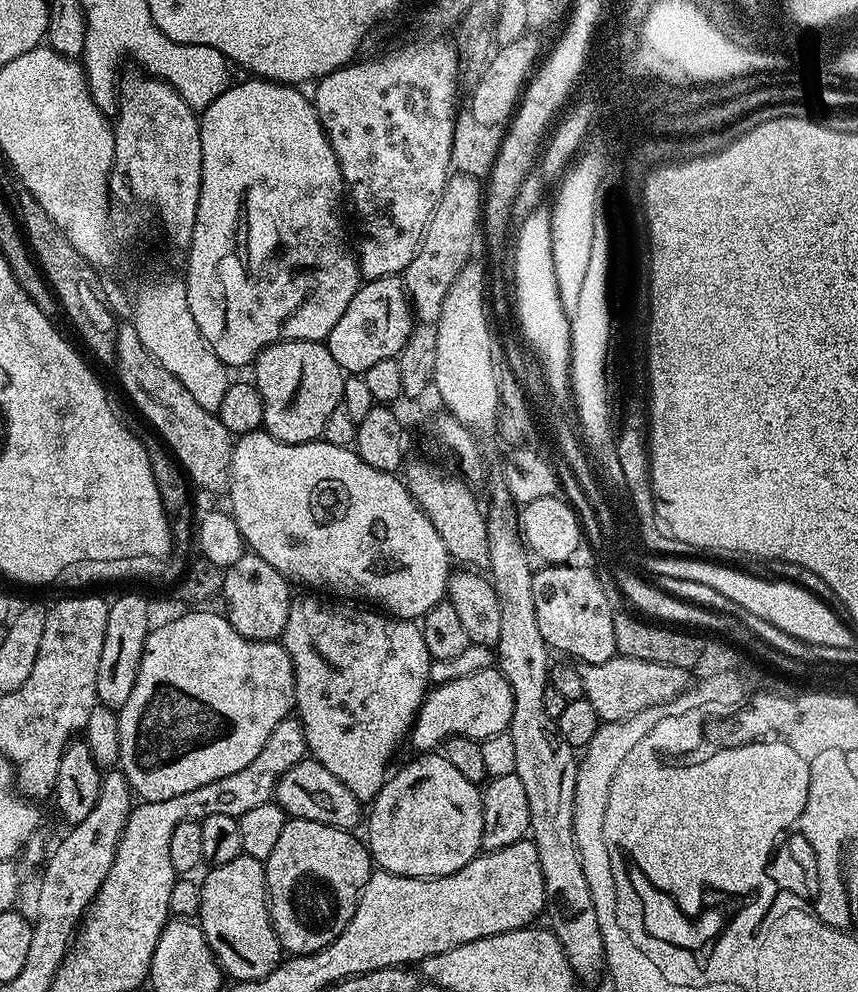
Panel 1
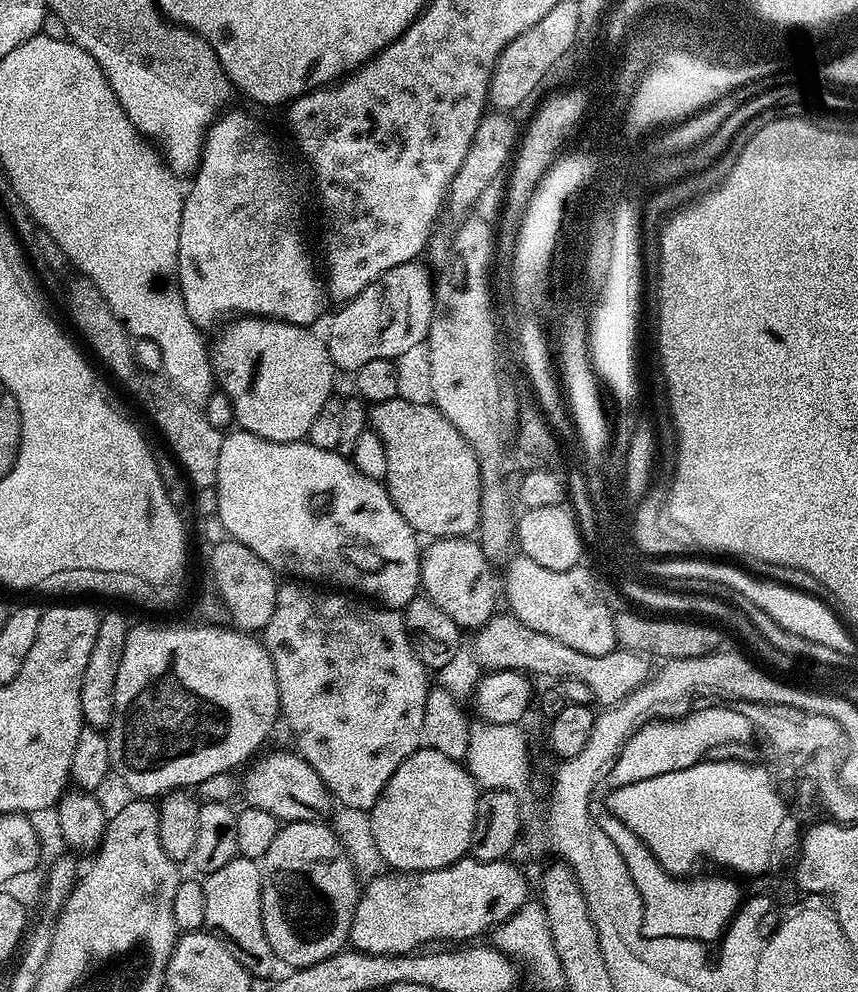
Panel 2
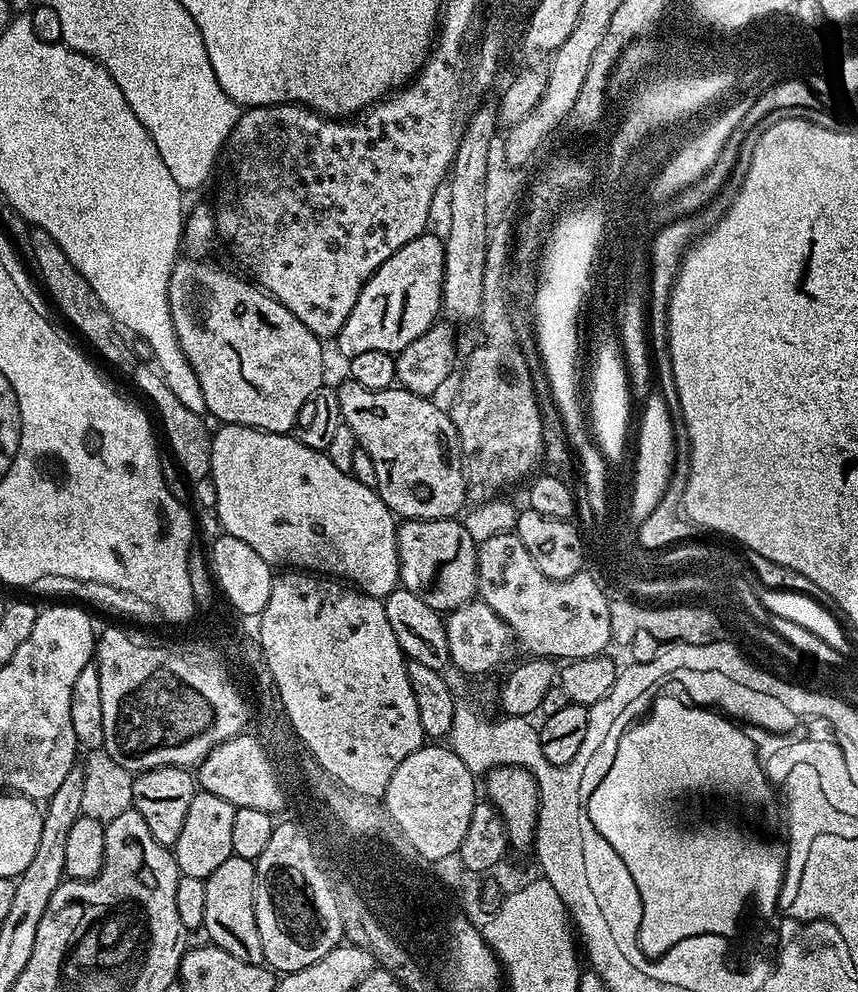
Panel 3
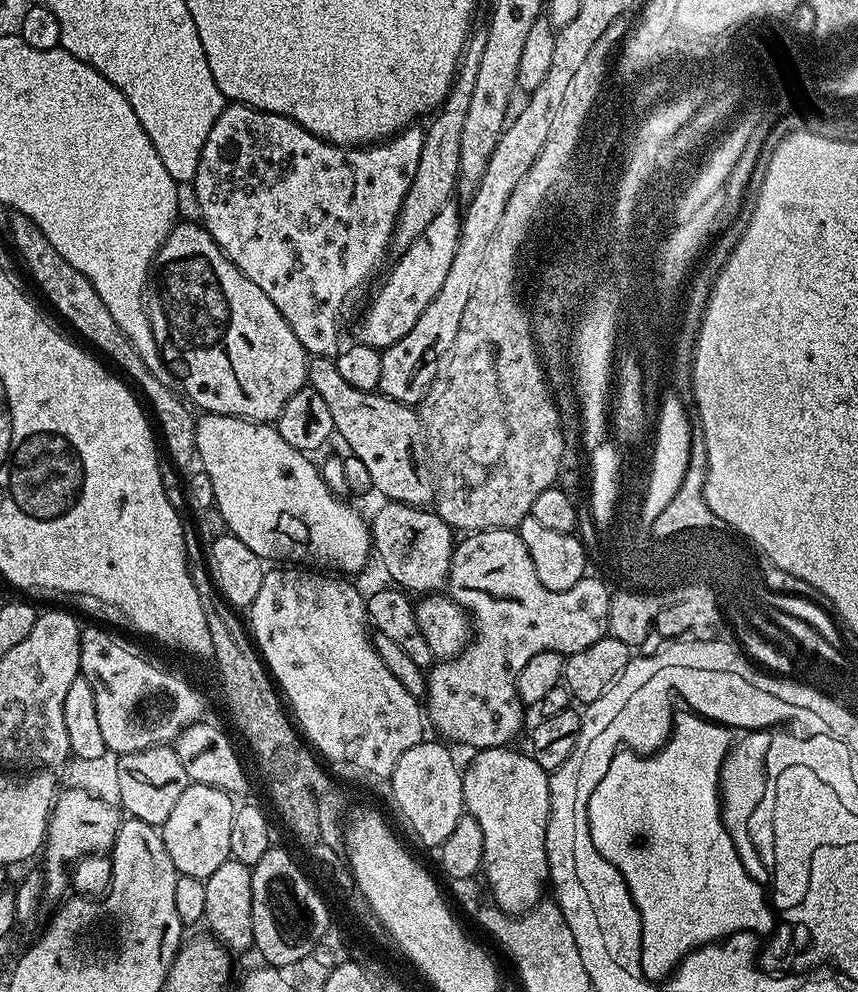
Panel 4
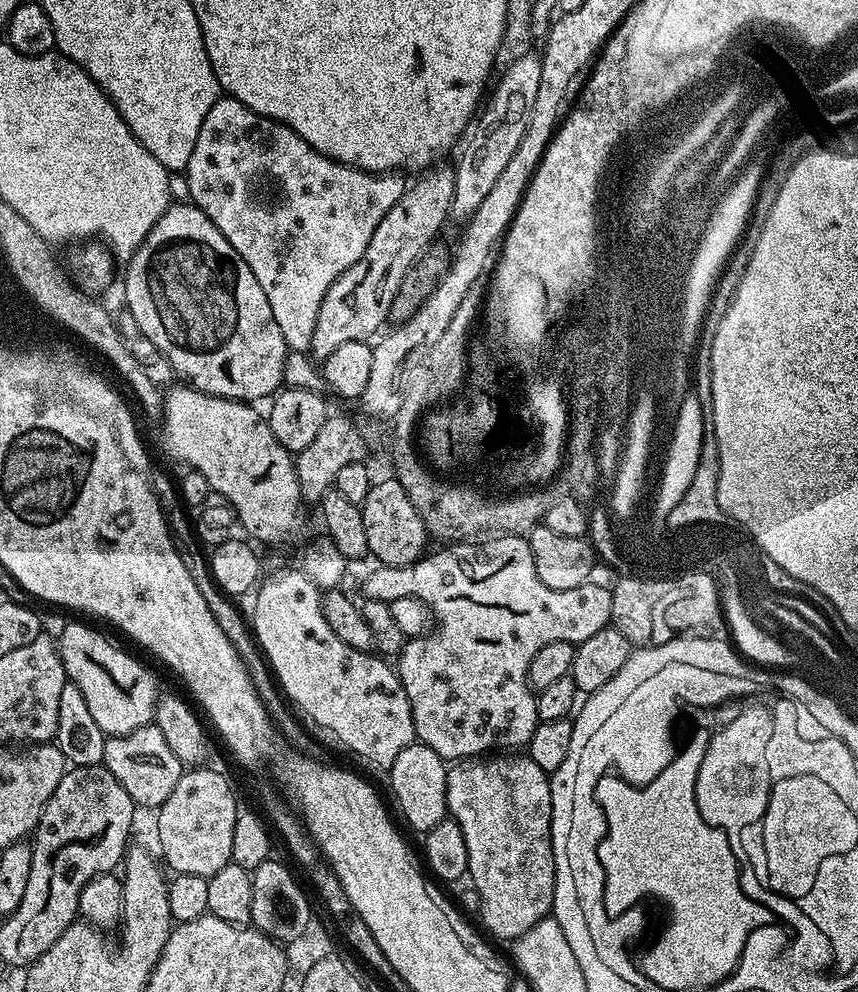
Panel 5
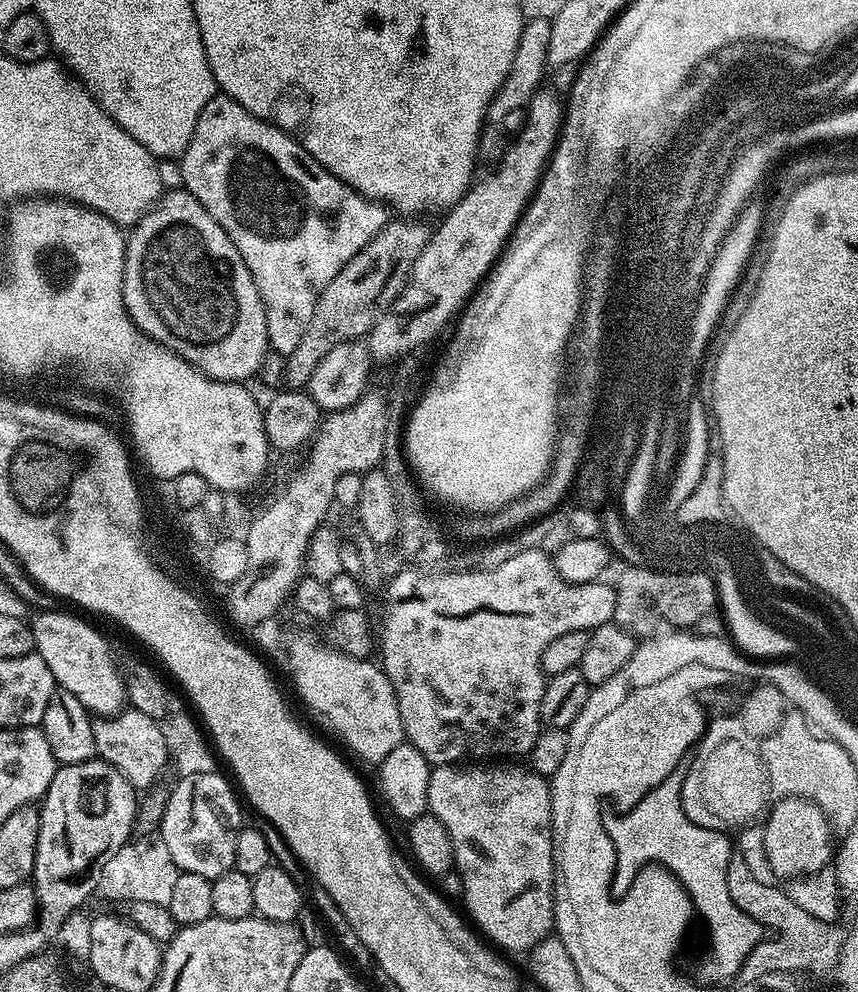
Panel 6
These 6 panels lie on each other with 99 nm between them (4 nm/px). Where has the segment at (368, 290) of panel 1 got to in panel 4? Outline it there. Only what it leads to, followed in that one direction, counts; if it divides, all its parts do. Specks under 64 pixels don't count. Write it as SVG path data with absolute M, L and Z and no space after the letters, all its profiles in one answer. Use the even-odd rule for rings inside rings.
M450 202L445 208L438 210L434 222L430 222L430 226L426 226L426 230L422 230L422 234L418 238L414 238L414 242L410 242L410 246L399 253L400 257L397 258L396 265L393 266L388 278L373 298L366 312L362 324L362 336L360 336L363 343L377 350L383 350L396 343L396 341L400 341L413 329L419 316L426 310L431 300L439 294L444 280L446 280L450 266L454 262L454 254L460 245L461 223L461 209L459 212L455 208L455 203Z

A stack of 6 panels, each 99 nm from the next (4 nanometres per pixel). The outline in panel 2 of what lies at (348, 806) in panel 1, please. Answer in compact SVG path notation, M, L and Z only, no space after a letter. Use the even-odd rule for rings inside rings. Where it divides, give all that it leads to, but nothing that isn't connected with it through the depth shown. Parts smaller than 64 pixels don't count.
M292 750L289 752L272 752L269 756L263 756L261 755L247 769L249 772L245 774L244 780L242 776L243 803L247 807L266 810L266 814L274 814L276 820L289 824L299 820L320 822L325 819L324 815L328 811L330 811L329 813L333 811L332 795L328 792L328 787L322 782L322 778L318 778L318 774L314 770L314 766L310 766L310 762L306 762Z

